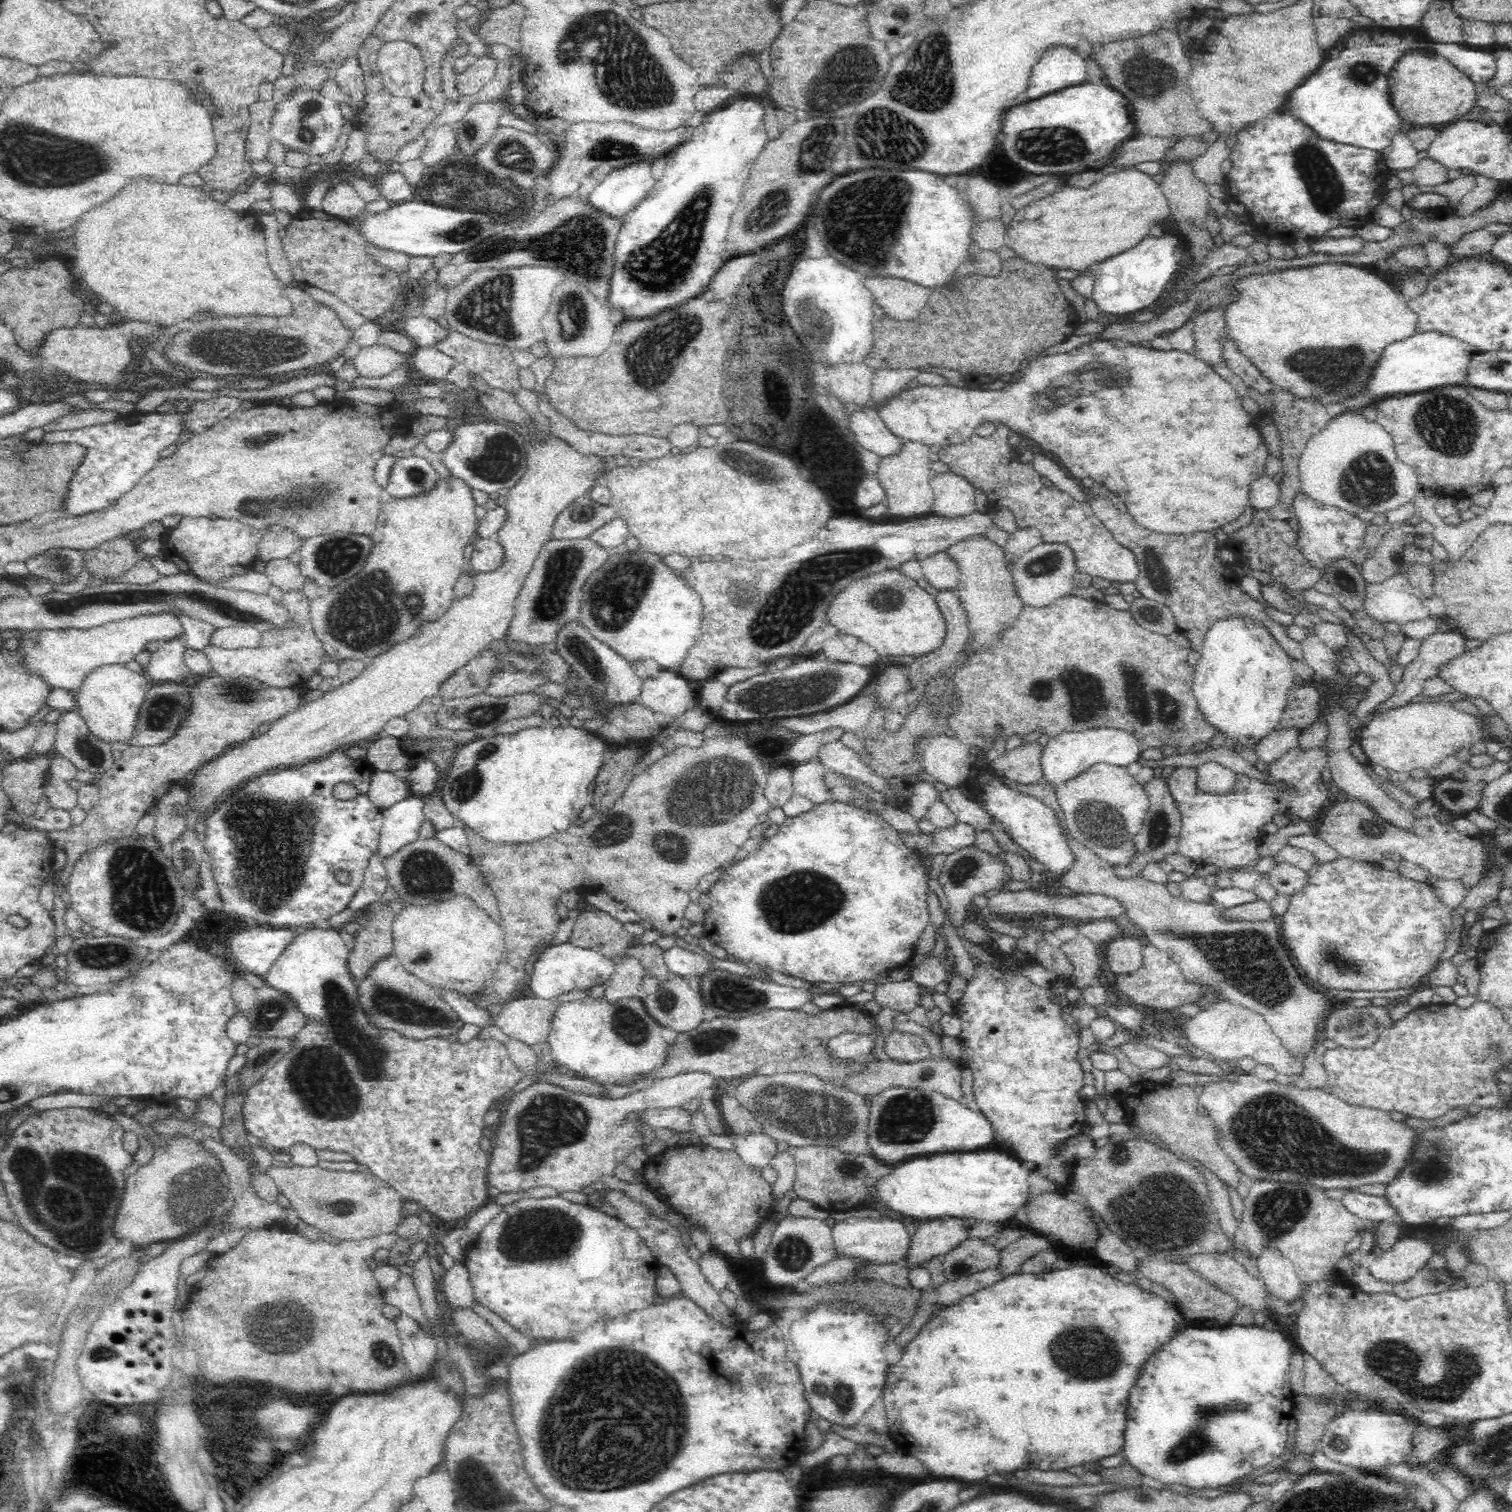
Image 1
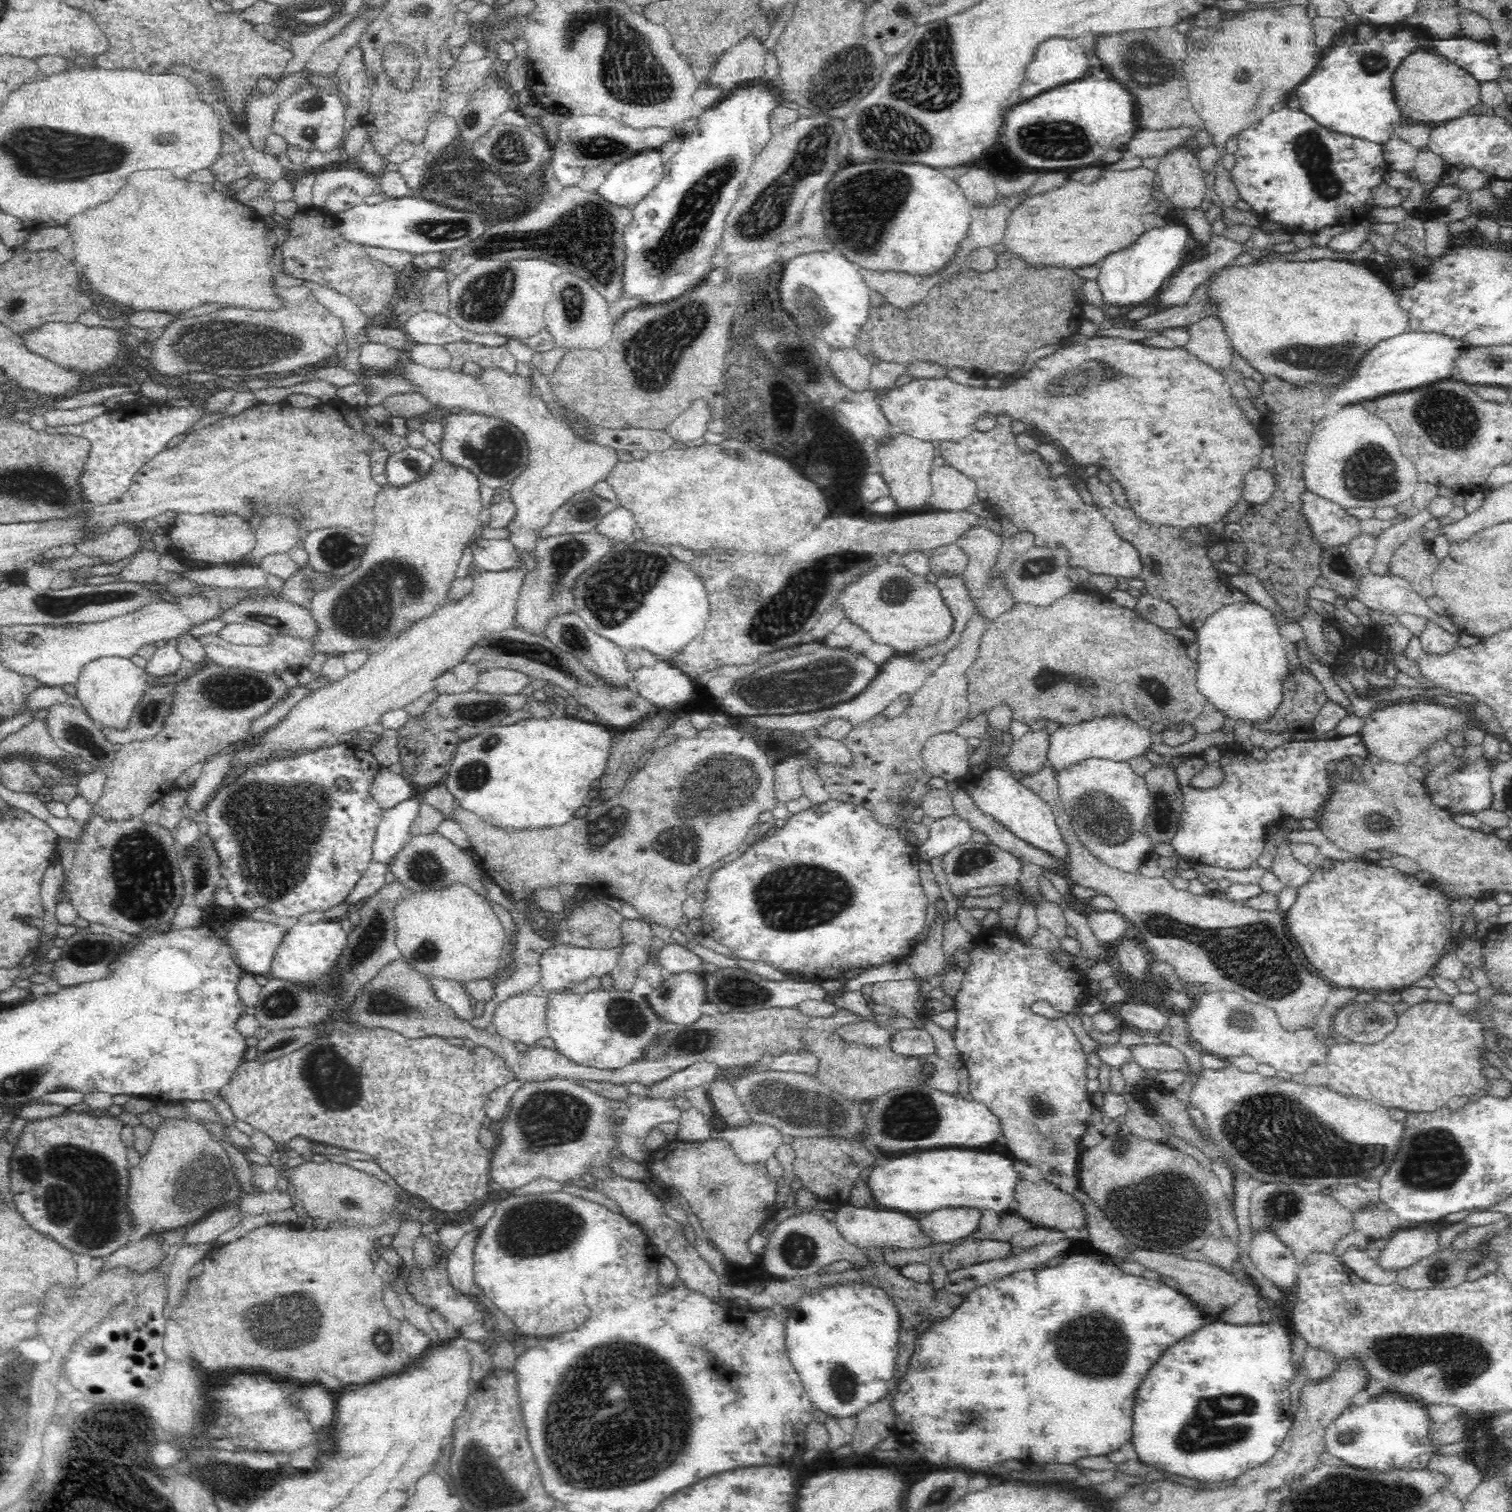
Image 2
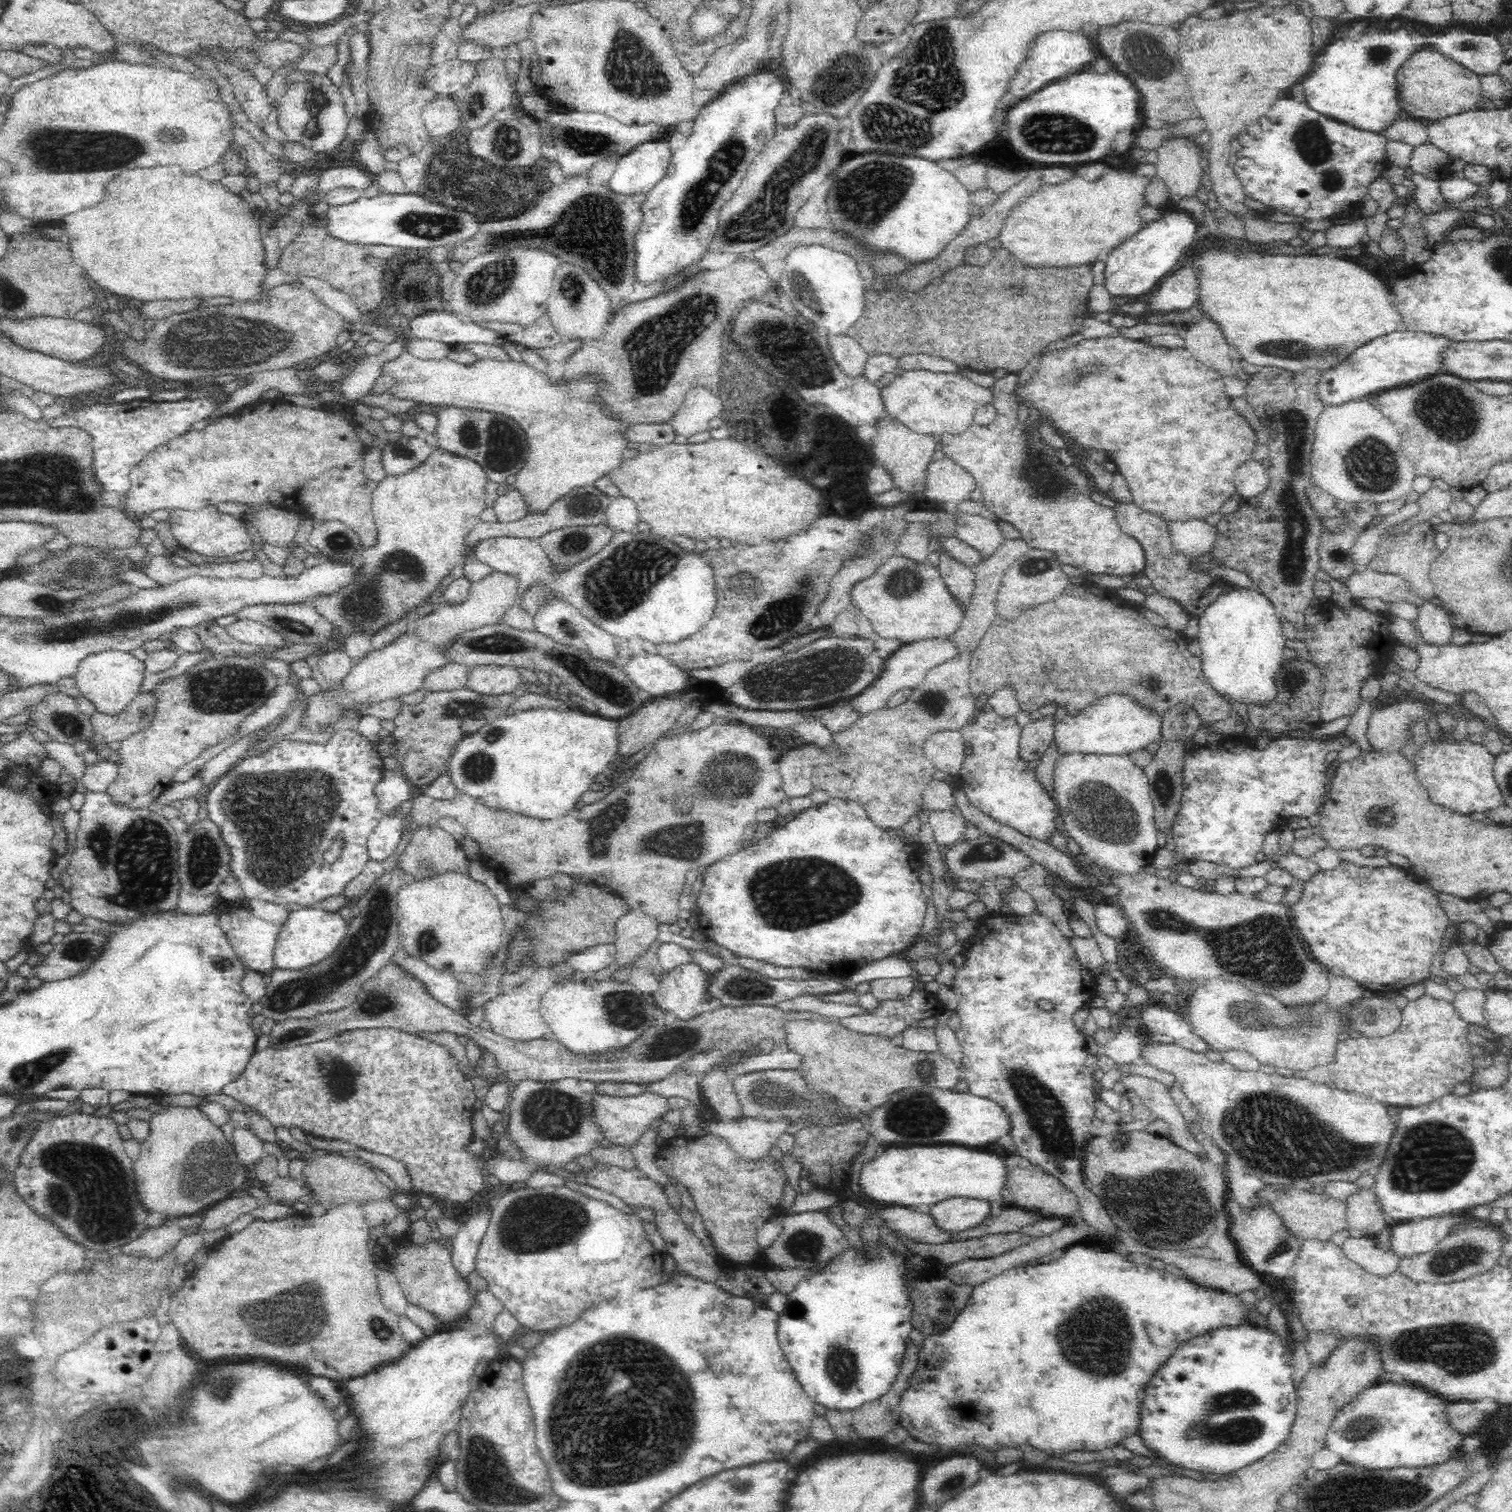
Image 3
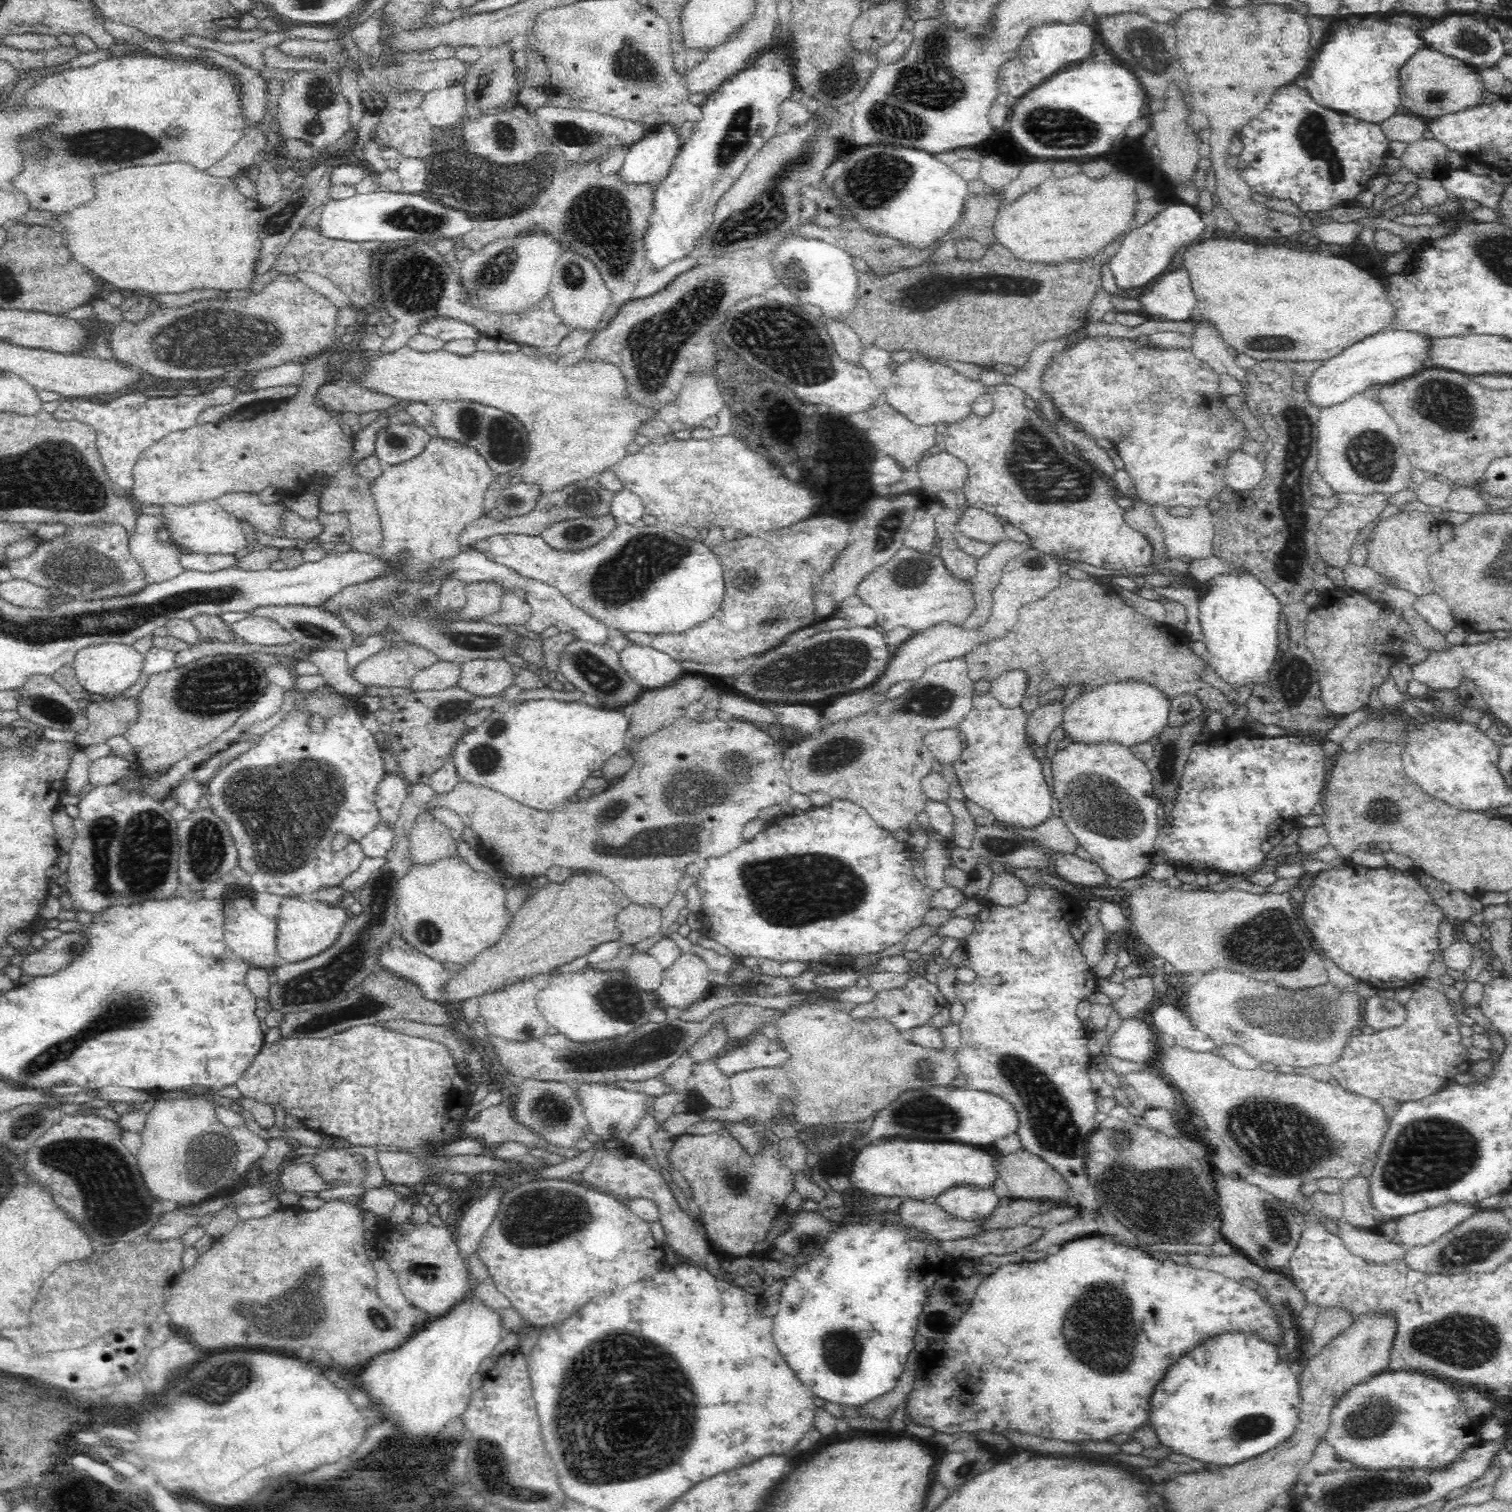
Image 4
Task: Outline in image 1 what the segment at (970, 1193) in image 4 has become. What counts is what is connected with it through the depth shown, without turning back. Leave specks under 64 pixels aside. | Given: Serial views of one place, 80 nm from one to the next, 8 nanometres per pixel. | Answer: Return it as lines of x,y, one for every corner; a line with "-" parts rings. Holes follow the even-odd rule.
944,1215
918,1222
918,1228
906,1256
907,1261
903,1262
904,1270
907,1272
920,1268
920,1262
926,1262
936,1256
944,1258
953,1248
968,1238
974,1222
972,1217
956,1215

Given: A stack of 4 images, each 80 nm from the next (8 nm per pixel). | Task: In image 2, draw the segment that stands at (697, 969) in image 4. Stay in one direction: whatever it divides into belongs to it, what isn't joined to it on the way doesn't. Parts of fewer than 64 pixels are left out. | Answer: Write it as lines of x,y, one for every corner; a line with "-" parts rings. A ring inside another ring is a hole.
704,973
672,974
649,994
647,1000
659,1018
672,1025
692,1024
702,1015
700,1006
706,1002

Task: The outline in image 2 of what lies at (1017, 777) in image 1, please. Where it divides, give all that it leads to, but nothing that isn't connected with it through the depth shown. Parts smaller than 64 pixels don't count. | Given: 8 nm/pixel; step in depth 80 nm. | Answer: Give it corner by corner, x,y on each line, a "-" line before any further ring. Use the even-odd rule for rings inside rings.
1048,728
1042,730
1028,730
1024,736
1012,744
1012,752
1008,754
1008,765
1012,771
1028,776
1036,772
1047,761
1050,732

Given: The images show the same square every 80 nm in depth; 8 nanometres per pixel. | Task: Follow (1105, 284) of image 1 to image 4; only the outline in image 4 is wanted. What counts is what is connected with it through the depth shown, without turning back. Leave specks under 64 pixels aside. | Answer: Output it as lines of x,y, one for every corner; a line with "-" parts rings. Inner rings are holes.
1182,200
1179,203
1168,203
1166,208
1156,214
1152,220
1132,229
1123,238
1120,247
1109,260
1116,286
1127,290
1150,284
1153,278
1167,270
1168,264
1175,256
1175,248
1181,244
1190,244
1204,232
1204,228
1206,224
1202,220
1202,213
1198,207

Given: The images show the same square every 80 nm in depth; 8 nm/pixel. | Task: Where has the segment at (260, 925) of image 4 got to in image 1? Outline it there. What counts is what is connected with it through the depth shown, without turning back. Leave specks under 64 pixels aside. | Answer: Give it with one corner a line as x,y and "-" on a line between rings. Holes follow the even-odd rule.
262,923
262,926
248,926
248,928
240,928
232,934
230,940
229,952
234,952
236,960
248,970
248,973
264,978
267,975
272,964
278,958
278,955
284,950
284,947
293,937
294,930
286,927
272,927

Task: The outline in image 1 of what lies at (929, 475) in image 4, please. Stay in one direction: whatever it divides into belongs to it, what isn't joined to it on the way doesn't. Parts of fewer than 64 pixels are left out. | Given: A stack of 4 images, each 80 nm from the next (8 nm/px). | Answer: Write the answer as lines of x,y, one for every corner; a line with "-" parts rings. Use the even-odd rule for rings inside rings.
936,472
930,484
934,488
936,514
960,516
976,512
976,490
969,480
952,472

